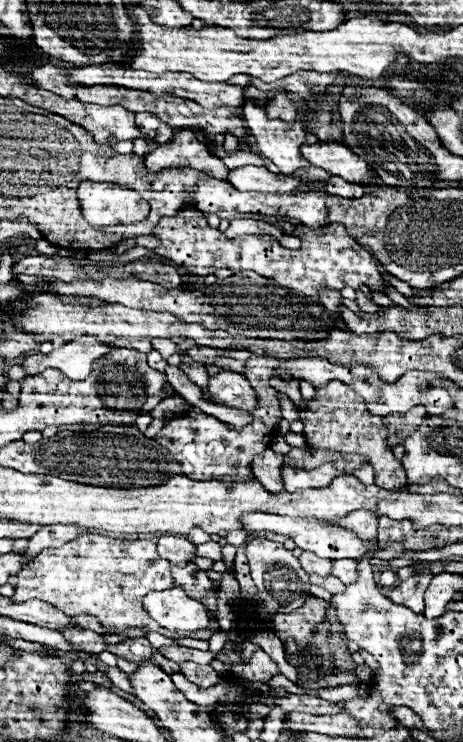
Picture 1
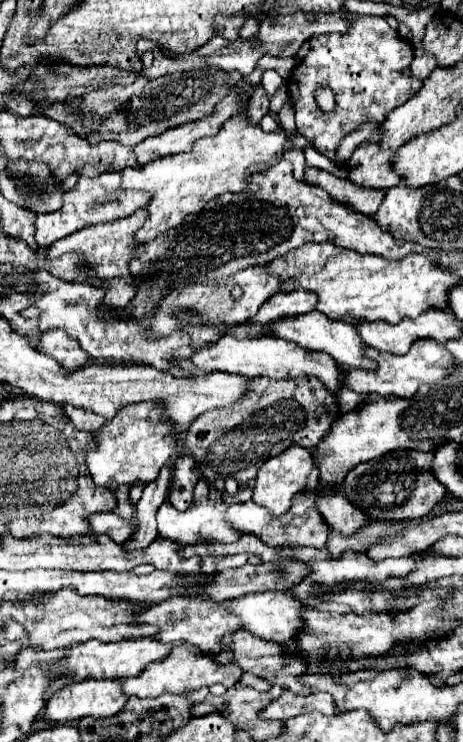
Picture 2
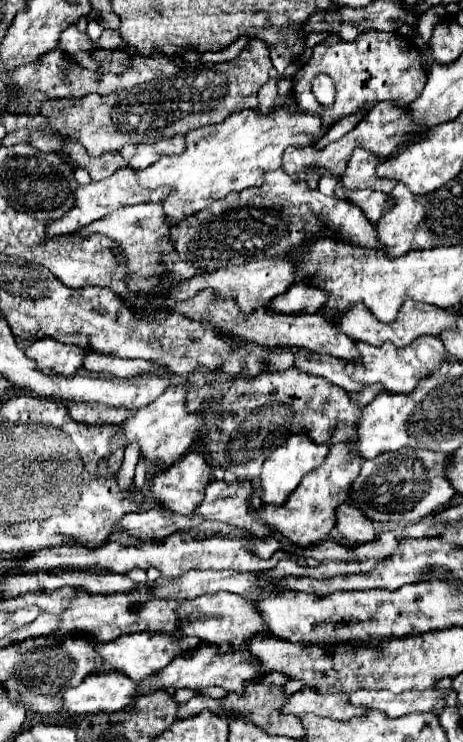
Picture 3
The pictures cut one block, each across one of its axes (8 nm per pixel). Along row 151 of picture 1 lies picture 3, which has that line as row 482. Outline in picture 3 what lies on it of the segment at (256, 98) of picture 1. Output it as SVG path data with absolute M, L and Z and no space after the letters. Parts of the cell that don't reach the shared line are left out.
M292 436L284 446L280 446L280 450L274 450L272 456L262 464L262 474L260 474L260 498L264 504L284 504L288 494L292 490L296 490L296 486L300 484L302 476L308 474L310 470L318 468L324 464L324 458L328 456L328 448L326 446L316 446L314 442L308 442L308 438L304 436Z

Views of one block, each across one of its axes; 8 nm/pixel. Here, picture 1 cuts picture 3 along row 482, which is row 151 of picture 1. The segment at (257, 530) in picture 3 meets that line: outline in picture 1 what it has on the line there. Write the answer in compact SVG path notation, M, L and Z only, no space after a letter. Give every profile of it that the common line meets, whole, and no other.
M210 144L210 152L220 158L228 168L240 168L240 166L246 166L246 164L254 164L254 166L260 166L262 164L262 158L250 150L234 150L232 154L224 150L224 146L218 146L218 144Z

